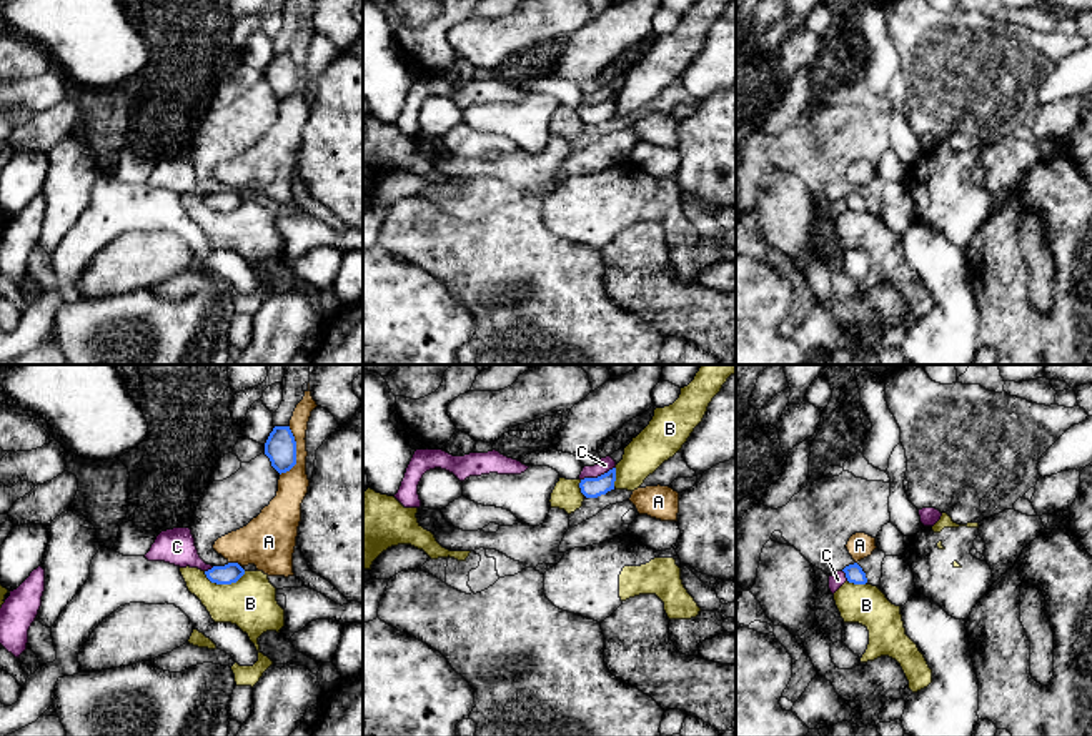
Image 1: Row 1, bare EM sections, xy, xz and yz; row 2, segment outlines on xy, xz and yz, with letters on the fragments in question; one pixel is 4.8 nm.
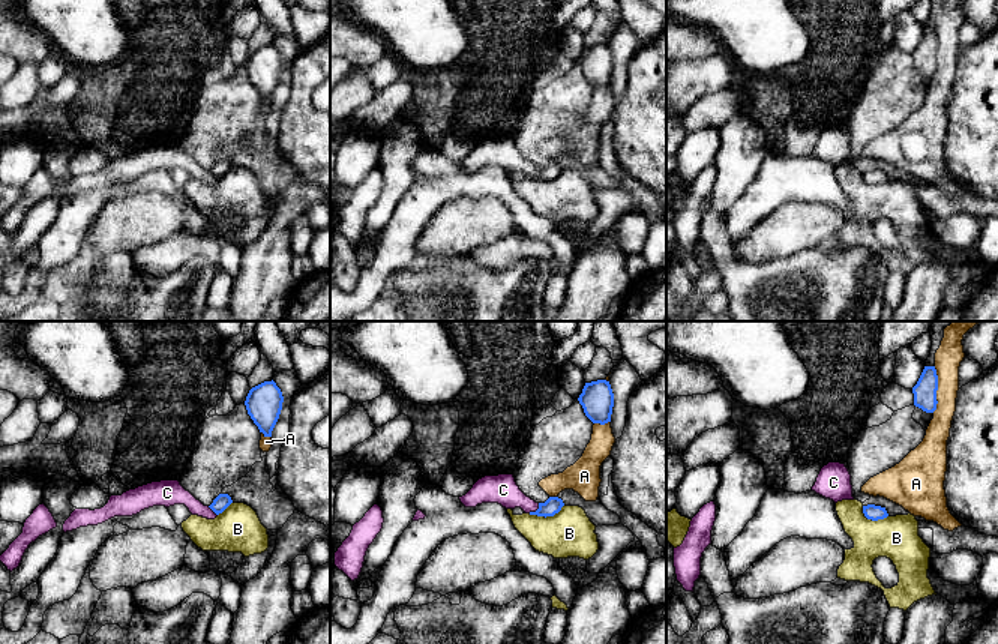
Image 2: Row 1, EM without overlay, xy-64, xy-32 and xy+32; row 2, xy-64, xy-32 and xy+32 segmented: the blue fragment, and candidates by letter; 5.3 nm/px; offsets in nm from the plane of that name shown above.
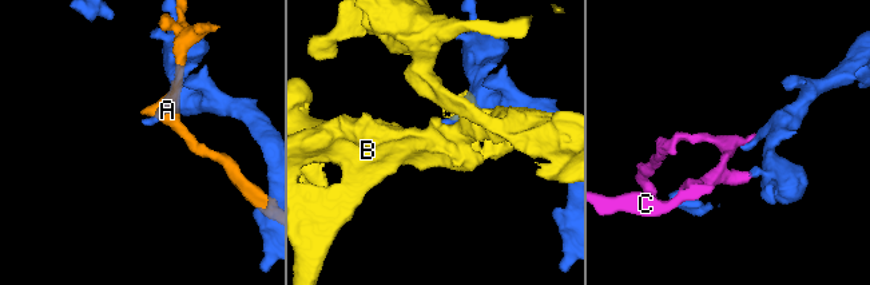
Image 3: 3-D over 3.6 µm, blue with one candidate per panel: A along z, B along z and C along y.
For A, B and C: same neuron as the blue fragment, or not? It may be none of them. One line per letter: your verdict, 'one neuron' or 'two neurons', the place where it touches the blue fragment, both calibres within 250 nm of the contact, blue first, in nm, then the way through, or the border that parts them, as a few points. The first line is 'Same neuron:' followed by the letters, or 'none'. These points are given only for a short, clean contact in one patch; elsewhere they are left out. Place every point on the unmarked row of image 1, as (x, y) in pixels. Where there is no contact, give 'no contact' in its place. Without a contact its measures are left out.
Same neuron: none
A: two neurons; meets blue in xy at (295, 80); 150 nm thick on the blue side, 140 nm on the other
B: two neurons; meets blue in xy at (223, 210); 100 nm thick on the blue side, 260 nm on the other
C: two neurons; meets blue in xz at (598, 104); 100 nm thick on the blue side, 70 nm on the other

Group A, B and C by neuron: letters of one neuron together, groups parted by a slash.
A / B / C

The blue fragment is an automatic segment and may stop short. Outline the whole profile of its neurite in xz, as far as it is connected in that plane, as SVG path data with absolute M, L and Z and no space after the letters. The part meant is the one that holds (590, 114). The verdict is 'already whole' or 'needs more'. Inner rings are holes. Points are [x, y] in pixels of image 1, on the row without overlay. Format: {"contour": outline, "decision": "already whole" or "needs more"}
{"contour": "M616 95L609 97L608 100L598 105L581 107L579 115L586 125L598 125L614 117L614 108L616 108Z", "decision": "already whole"}

